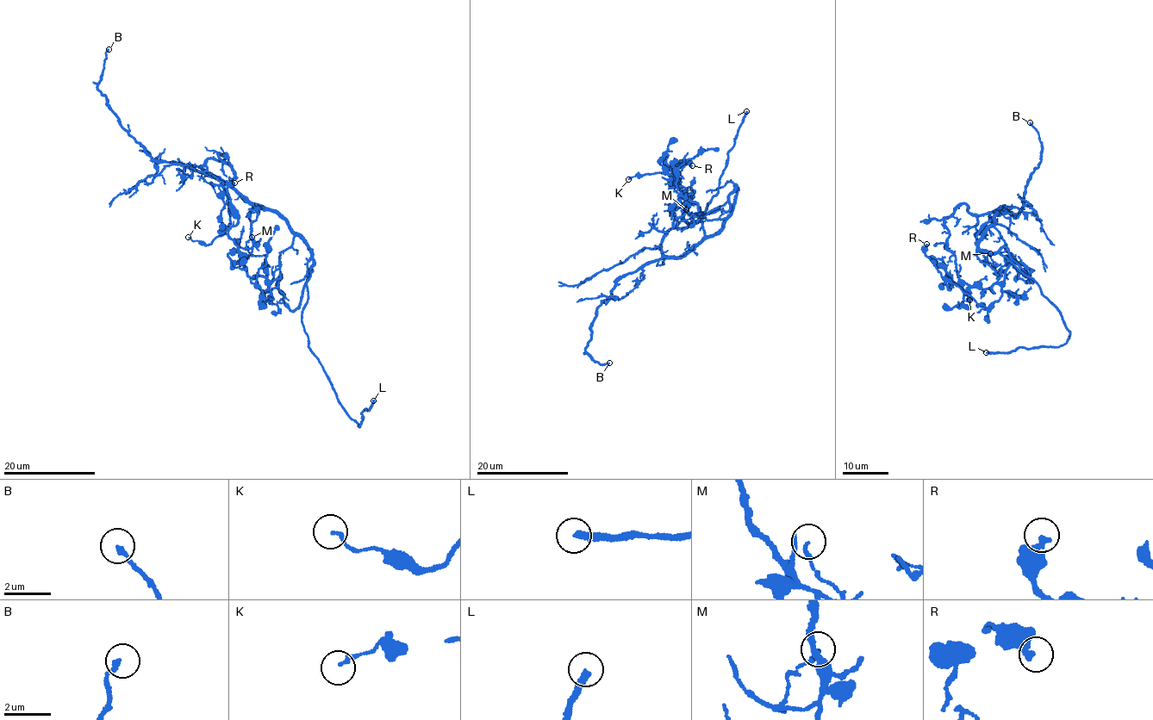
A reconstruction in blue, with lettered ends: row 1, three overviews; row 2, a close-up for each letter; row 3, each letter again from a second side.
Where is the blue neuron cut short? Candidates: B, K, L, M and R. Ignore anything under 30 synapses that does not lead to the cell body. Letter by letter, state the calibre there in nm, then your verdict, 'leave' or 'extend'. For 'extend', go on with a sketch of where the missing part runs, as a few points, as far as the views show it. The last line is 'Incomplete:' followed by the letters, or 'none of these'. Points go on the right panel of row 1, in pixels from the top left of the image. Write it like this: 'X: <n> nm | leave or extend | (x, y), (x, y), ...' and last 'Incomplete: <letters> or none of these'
B: 180 nm | leave
K: 120 nm | leave
L: 280 nm | extend
M: 160 nm | leave
R: 420 nm | leave
Incomplete: L

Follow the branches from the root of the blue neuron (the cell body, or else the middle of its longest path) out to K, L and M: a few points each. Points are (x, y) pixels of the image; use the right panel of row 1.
K: (994, 223), (1006, 207), (977, 215), (960, 204), (944, 220), (947, 247), (969, 300)
L: (994, 223), (978, 247), (1002, 254), (1034, 281), (1059, 312), (1070, 334), (1067, 343), (1057, 346), (986, 352)
M: (994, 223), (997, 213), (979, 230), (977, 237), (978, 251), (995, 265), (997, 263), (992, 260), (990, 253)

